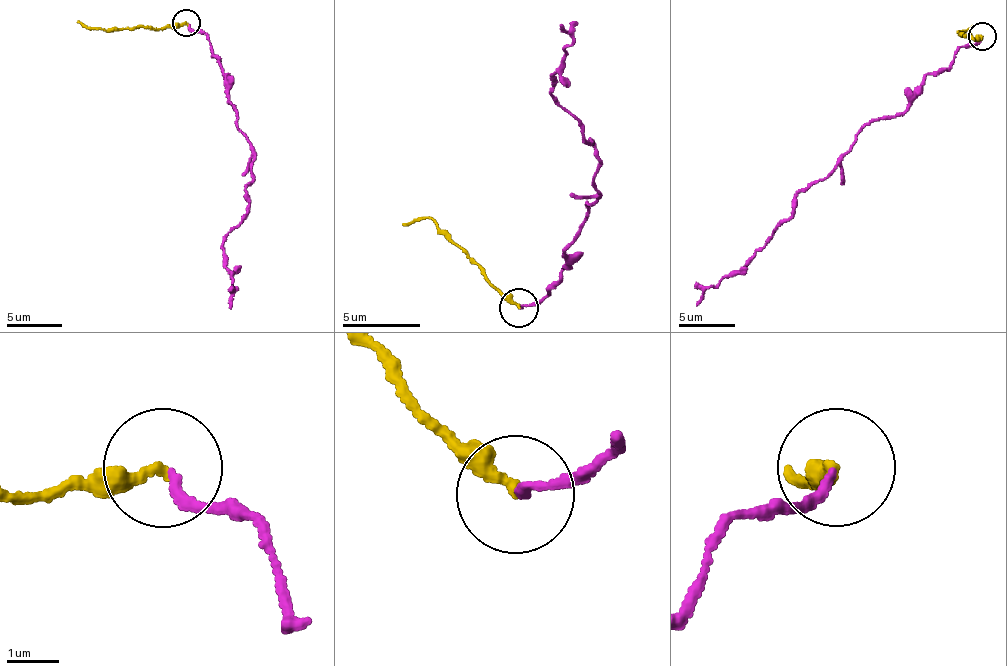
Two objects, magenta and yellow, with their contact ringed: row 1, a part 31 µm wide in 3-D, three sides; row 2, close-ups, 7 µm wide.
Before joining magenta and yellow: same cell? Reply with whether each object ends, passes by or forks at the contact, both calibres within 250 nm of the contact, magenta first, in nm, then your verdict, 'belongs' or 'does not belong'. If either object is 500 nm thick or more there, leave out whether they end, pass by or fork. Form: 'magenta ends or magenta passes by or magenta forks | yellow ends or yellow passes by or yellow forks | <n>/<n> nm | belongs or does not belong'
magenta ends | yellow ends | 170/260 nm | belongs

